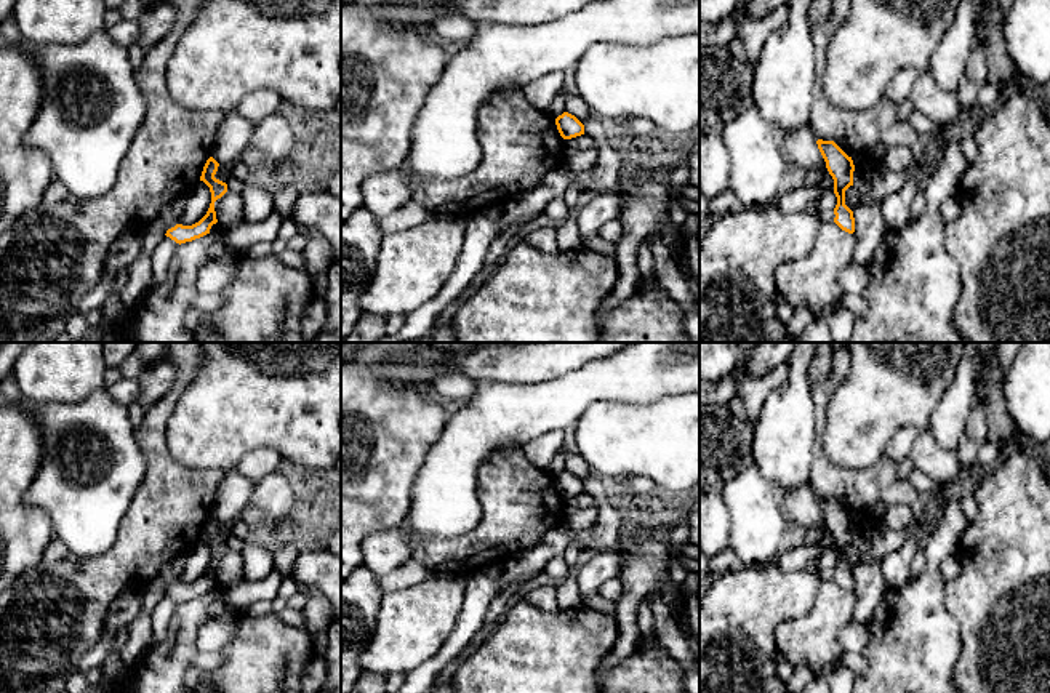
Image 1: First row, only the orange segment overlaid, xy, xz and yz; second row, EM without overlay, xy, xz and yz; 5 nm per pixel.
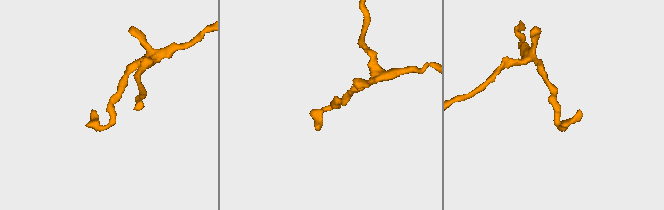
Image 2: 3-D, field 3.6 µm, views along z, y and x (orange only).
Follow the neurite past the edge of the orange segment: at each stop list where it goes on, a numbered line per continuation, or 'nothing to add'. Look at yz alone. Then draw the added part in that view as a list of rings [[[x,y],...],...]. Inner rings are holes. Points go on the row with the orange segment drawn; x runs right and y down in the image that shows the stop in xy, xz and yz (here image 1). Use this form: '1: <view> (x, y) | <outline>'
nothing to add

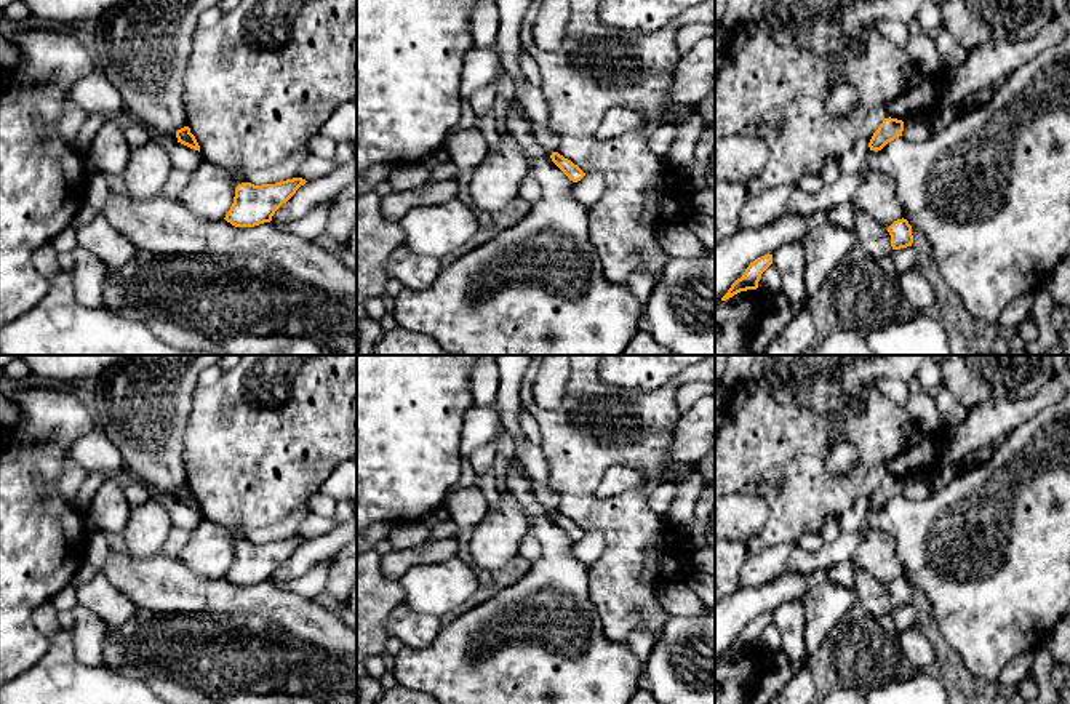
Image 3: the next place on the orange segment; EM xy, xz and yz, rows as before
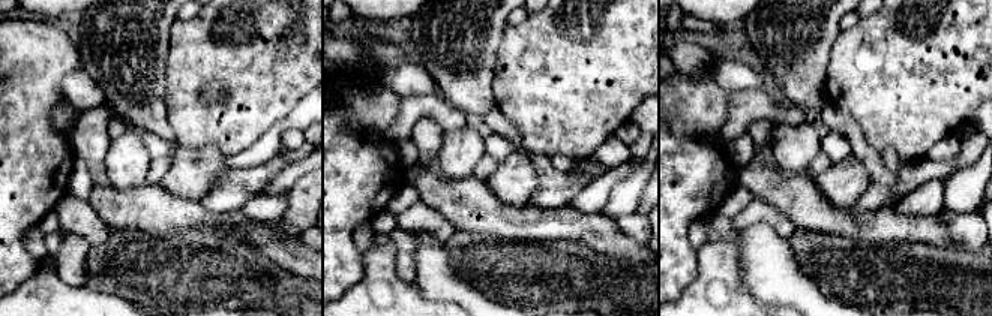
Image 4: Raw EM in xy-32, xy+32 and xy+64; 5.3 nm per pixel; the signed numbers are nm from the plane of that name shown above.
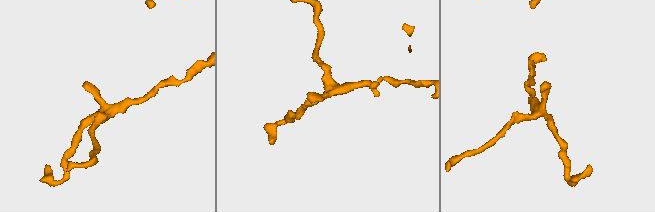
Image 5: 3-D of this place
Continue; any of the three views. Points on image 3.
nothing to add

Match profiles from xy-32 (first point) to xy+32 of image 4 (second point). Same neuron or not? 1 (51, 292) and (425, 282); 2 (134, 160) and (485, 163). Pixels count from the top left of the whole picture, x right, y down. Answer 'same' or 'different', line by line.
1: different
2: different

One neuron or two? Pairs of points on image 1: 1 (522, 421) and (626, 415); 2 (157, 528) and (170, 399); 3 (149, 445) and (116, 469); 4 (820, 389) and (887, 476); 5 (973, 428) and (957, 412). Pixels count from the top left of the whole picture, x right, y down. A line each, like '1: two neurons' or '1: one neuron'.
1: two neurons
2: one neuron
3: two neurons
4: one neuron
5: two neurons

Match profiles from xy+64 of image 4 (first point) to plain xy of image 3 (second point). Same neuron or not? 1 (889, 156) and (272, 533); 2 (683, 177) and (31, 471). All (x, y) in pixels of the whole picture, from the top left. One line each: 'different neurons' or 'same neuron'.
1: same neuron
2: same neuron

